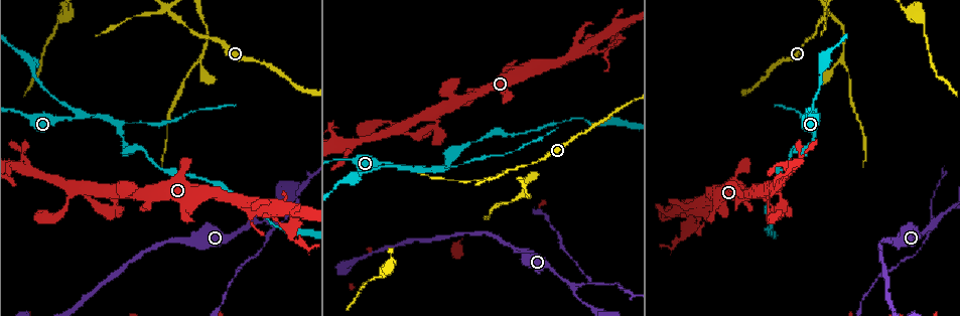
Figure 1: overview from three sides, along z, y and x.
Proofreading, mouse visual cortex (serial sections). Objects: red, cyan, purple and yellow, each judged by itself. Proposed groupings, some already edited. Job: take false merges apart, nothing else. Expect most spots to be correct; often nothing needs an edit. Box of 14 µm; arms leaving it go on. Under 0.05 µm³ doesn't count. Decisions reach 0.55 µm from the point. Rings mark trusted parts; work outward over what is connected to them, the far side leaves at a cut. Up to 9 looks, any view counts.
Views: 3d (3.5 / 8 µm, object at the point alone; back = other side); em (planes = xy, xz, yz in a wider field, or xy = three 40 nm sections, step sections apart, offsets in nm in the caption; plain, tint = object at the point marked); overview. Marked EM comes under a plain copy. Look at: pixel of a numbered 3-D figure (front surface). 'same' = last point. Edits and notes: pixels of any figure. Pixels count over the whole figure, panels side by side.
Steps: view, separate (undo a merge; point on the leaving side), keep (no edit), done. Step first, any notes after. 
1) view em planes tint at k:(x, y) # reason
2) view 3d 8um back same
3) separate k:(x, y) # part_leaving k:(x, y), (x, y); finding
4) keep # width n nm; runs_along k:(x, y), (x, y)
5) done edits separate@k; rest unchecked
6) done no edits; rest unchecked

view 3d 3.5um at 1:(399, 166) # a narrow waist

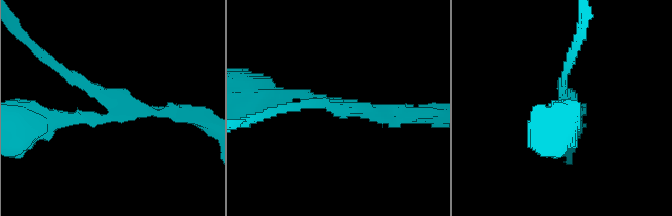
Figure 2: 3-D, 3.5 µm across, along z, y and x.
view em xy step 3 tint at 2:(336, 103) # arms 3; arm_widths 150, 200, 200 nm

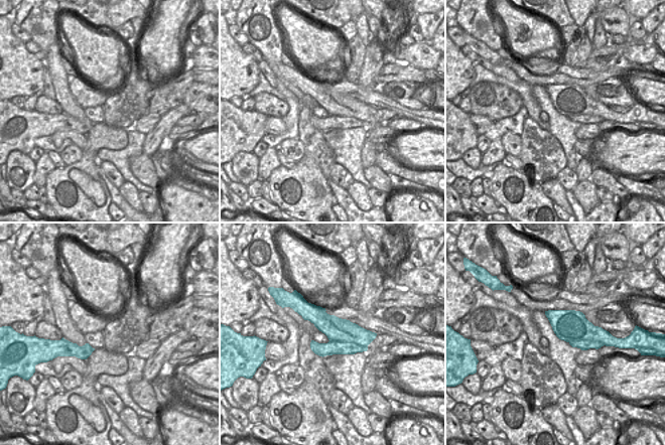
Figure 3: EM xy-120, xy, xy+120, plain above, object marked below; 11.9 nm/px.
separate 2:(315, 104) # border 3:(329, 339), (355, 342), (366, 350); a second cell is stuck on

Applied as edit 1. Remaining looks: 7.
view overview # see it whole again

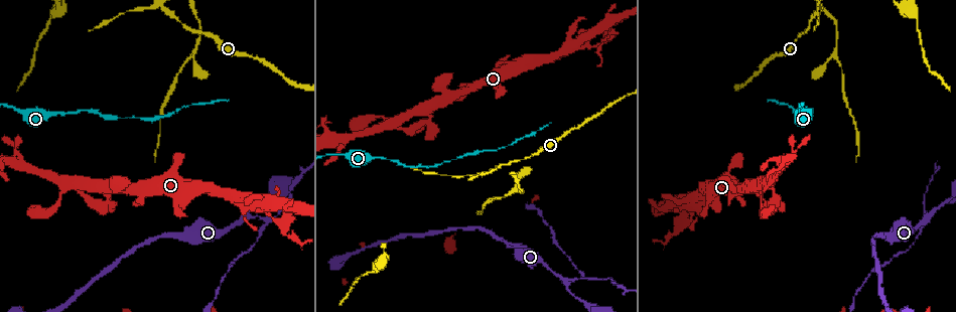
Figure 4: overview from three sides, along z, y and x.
view 3d 3.5um at 4:(483, 174) # looks like a crossing

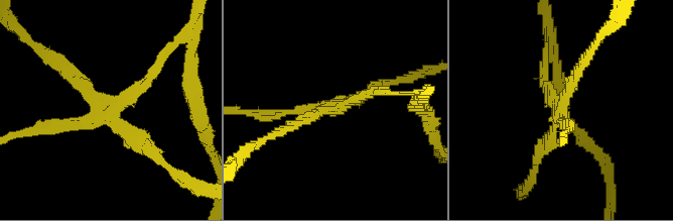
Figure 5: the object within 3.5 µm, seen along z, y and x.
view em xy step 2 tint at 5:(341, 104) # arms 4; arm_widths 100, 150, 150, 200 nm

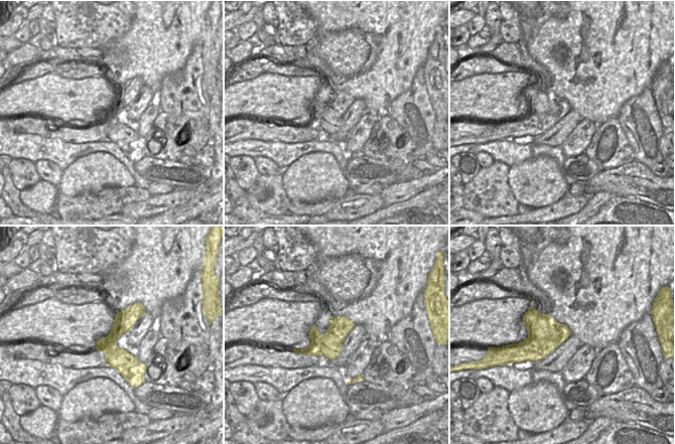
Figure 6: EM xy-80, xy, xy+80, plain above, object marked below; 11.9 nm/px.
separate 5:(283, 112) # two cells meet here

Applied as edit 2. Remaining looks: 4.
view overview # see it whole again

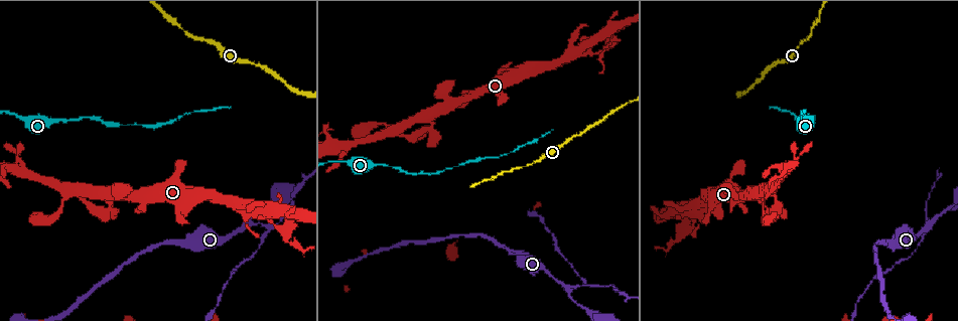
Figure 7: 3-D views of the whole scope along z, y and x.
view em xy step 5 tint at 7:(283, 229) # abrupt turn

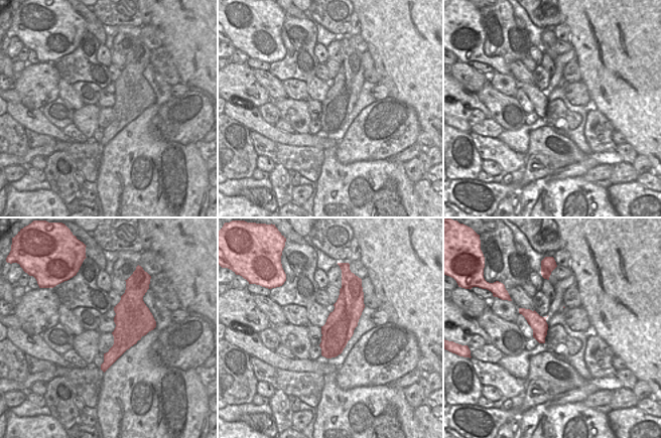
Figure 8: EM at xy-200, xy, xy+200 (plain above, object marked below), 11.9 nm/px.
view 3d 3.5um same

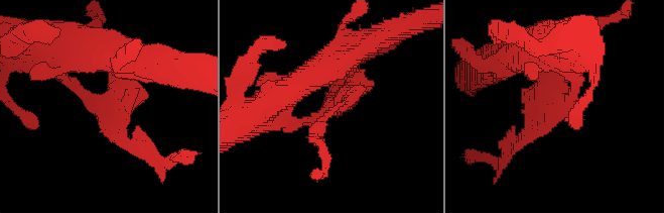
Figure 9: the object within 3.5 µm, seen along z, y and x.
keep # runs_along 9:(53, 68), (100, 56); one cell here

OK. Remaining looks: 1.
done edits separate@2, separate@5; rest unchecked

